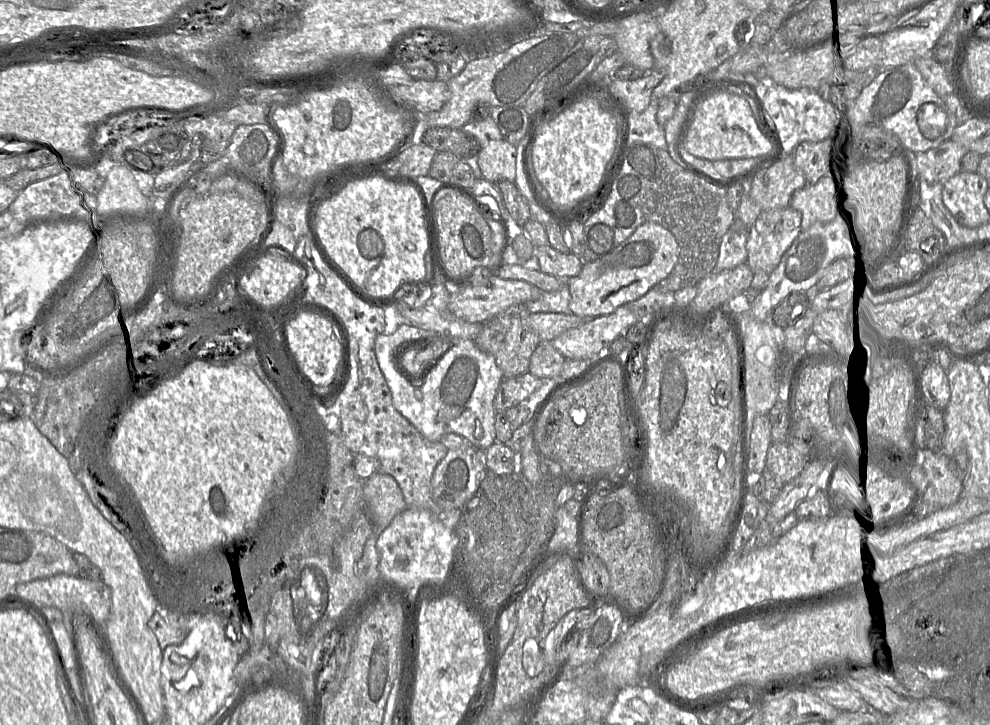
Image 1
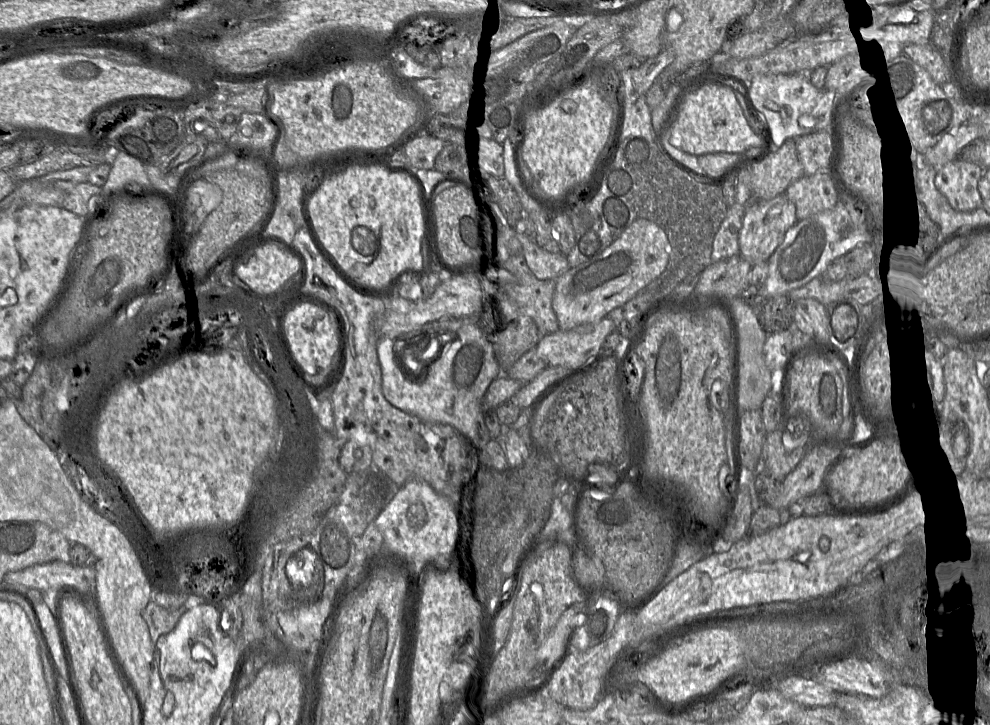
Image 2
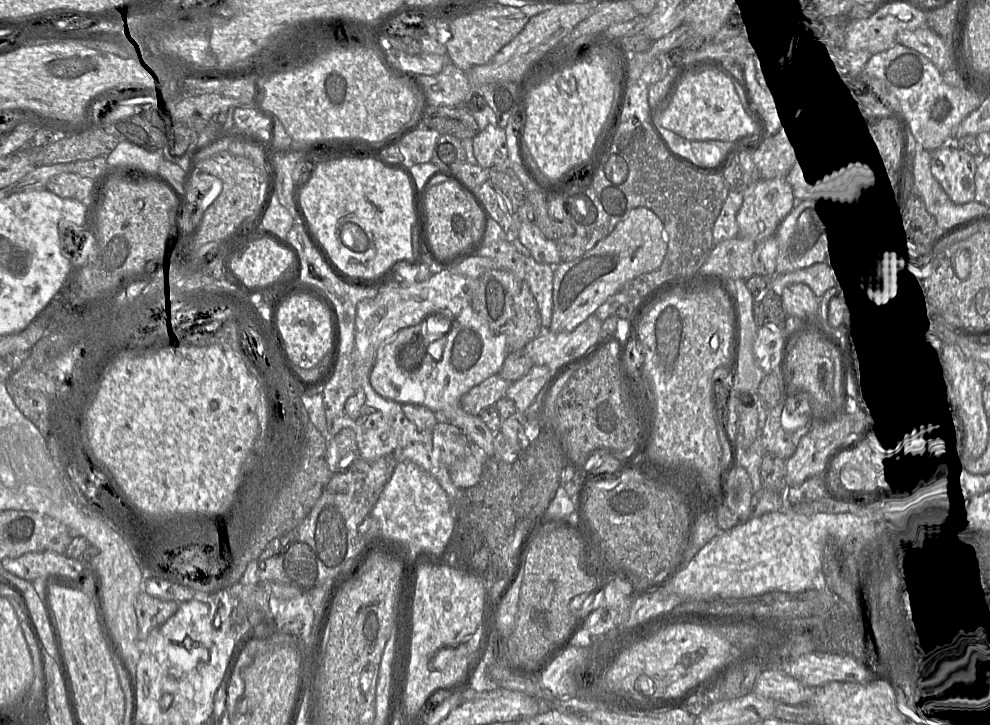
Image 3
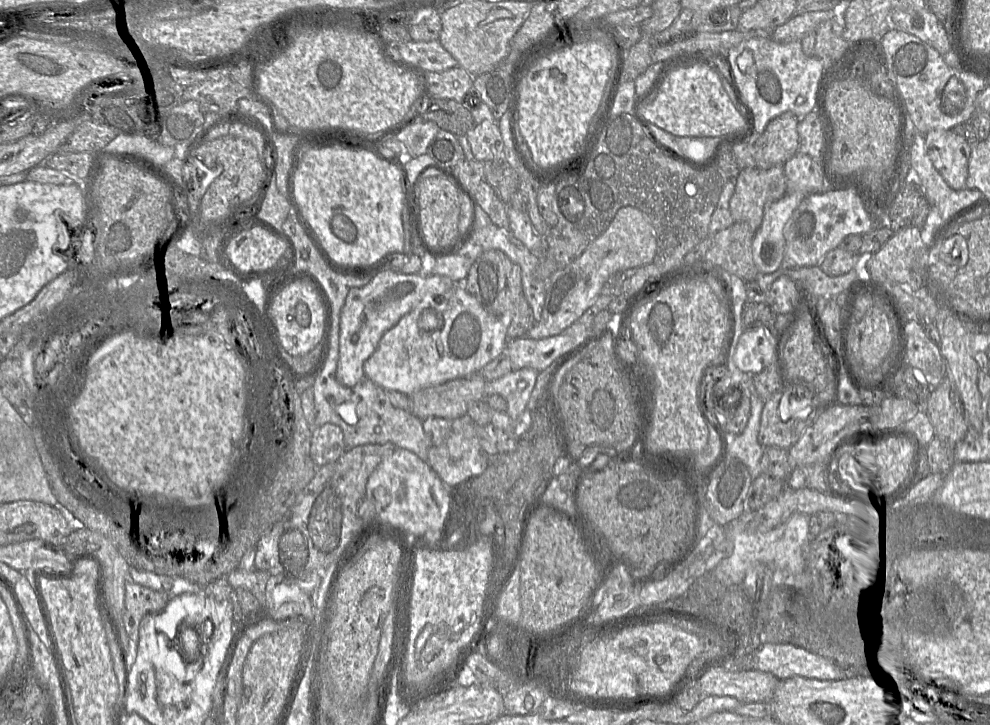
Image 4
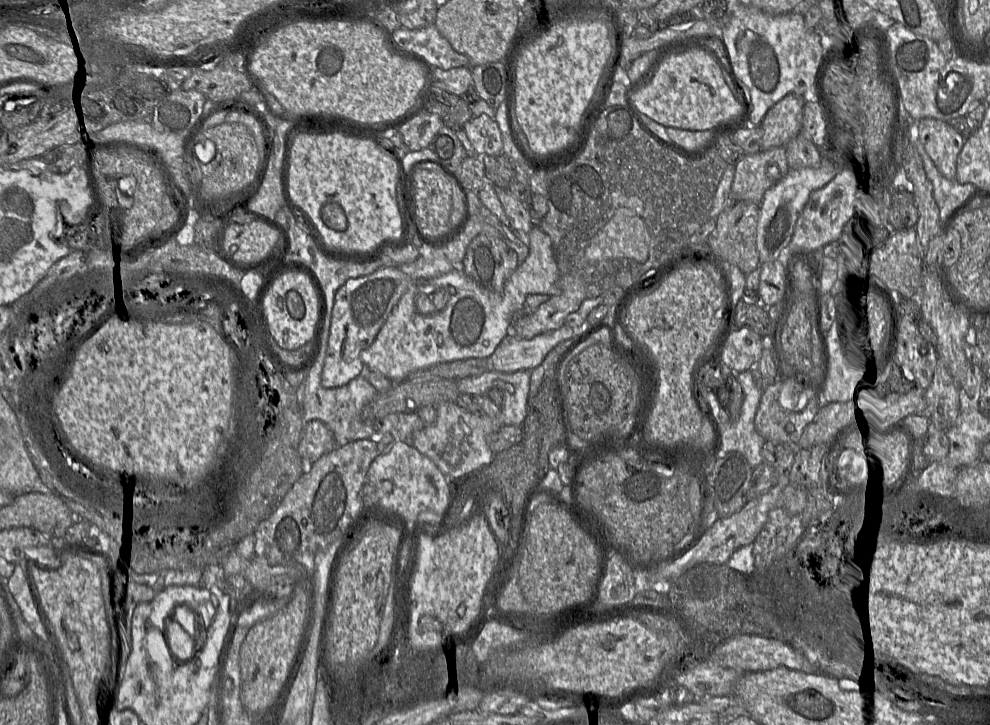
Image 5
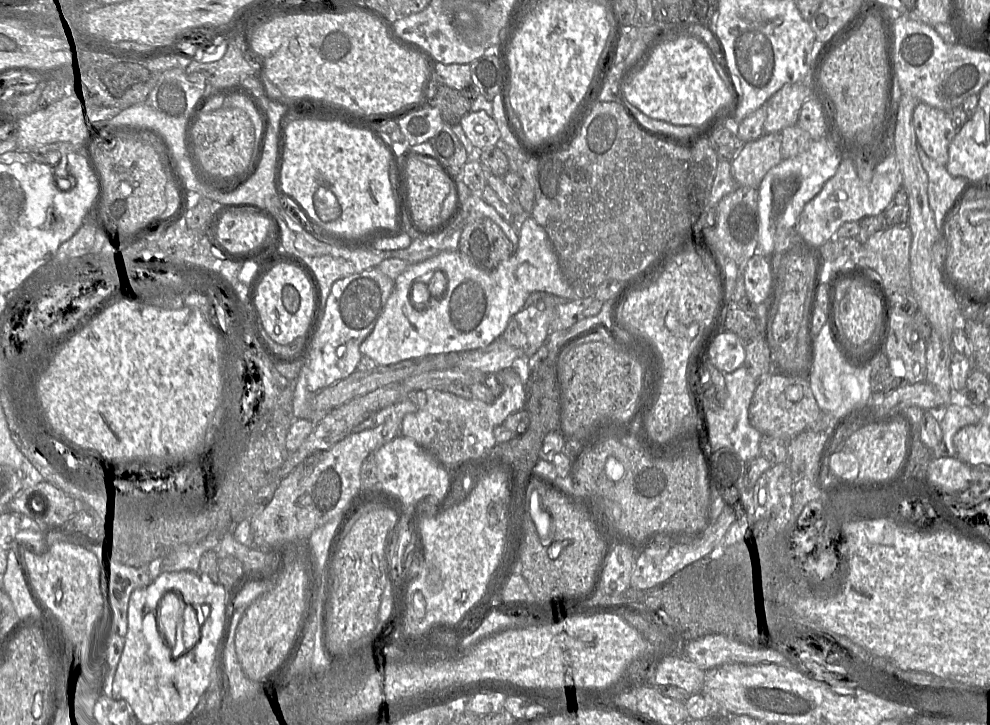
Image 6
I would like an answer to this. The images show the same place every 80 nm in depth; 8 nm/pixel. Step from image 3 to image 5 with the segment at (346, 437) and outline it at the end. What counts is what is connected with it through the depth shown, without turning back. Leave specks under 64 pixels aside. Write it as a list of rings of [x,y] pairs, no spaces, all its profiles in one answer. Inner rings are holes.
[[[317,420],[305,423],[298,447],[304,460],[314,463],[337,447],[334,432],[326,424]]]

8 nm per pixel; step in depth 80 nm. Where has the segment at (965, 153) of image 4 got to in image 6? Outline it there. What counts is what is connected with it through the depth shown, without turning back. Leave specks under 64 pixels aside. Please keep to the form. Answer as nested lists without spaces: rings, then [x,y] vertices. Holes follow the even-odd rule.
[[[918,102],[913,111],[913,125],[917,142],[925,153],[938,164],[946,166],[949,159],[950,143],[959,130],[955,128],[948,114],[944,110]]]

